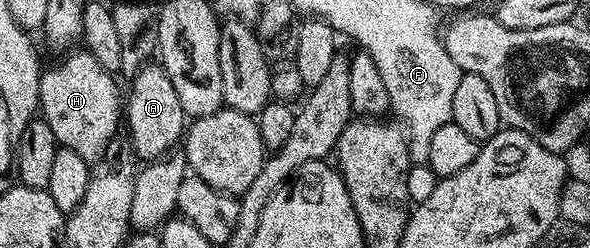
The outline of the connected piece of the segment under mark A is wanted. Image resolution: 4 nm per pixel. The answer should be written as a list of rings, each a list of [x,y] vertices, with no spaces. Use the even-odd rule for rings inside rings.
[[[159,64],[144,66],[130,79],[129,90],[126,90],[126,130],[132,136],[132,150],[140,160],[155,160],[164,157],[173,149],[172,146],[181,141],[186,133],[186,115],[182,104],[178,104],[178,96],[174,93],[174,84],[170,84],[170,76],[166,76],[164,67]]]

